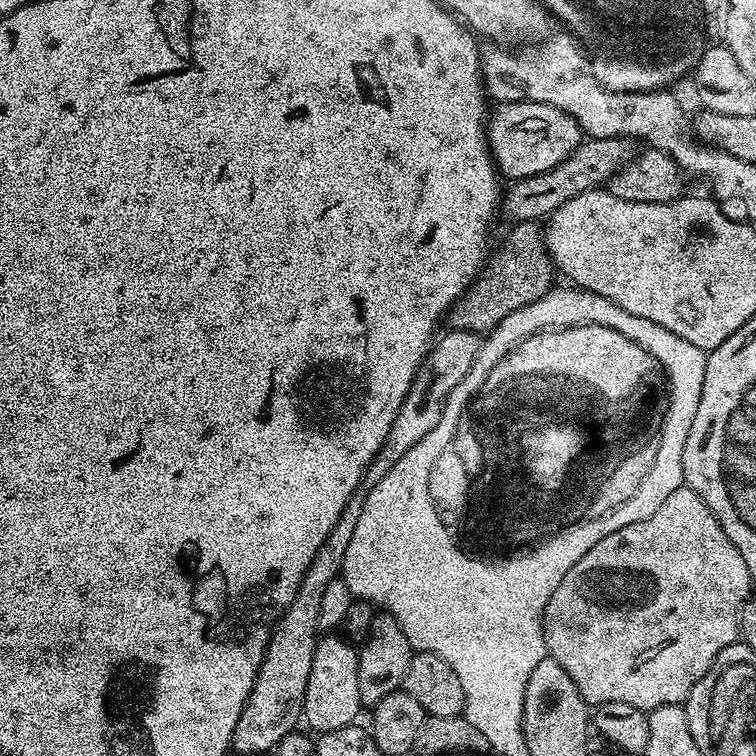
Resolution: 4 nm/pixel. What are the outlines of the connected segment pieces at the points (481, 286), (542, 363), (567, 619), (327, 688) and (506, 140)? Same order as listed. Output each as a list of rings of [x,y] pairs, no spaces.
[[[517,220],[511,227],[508,237],[501,242],[500,249],[497,252],[495,249],[487,257],[480,275],[449,310],[446,320],[452,328],[487,334],[503,320],[508,320],[514,310],[522,310],[522,306],[552,291],[554,265],[544,244],[541,225],[534,220]]]
[[[583,324],[573,328],[554,328],[536,332],[510,350],[510,354],[486,374],[483,387],[496,388],[500,380],[524,376],[524,372],[568,372],[568,376],[584,376],[588,384],[596,384],[596,388],[608,392],[608,396],[624,396],[624,392],[648,372],[649,358],[651,354],[638,346],[638,342],[626,338],[626,334],[618,334],[618,330],[610,330],[610,326]]]
[[[685,486],[674,490],[674,494],[670,494],[670,498],[666,498],[666,502],[658,506],[658,511],[650,514],[650,518],[644,519],[643,522],[634,522],[631,526],[622,526],[622,530],[614,530],[614,534],[602,538],[598,546],[590,546],[590,551],[582,554],[582,559],[574,562],[570,570],[566,570],[566,578],[558,582],[558,590],[554,590],[554,594],[550,594],[550,602],[546,602],[544,646],[547,655],[557,660],[562,670],[566,670],[570,678],[574,678],[578,694],[582,694],[582,698],[590,706],[606,702],[627,702],[629,706],[651,710],[667,704],[683,705],[690,690],[694,690],[694,686],[703,678],[706,670],[714,666],[714,658],[718,658],[718,654],[722,654],[726,646],[737,643],[740,635],[740,611],[749,603],[751,596],[748,595],[751,594],[752,588],[754,582],[750,578],[750,570],[742,559],[742,554],[738,554],[738,546],[734,546],[734,542],[726,538],[726,530],[722,530],[710,506],[706,506],[706,502],[702,502],[702,498],[698,498],[698,494],[694,494],[692,488]]]
[[[324,634],[317,639],[314,662],[310,662],[310,678],[306,682],[303,719],[313,733],[338,730],[353,723],[362,711],[358,694],[358,662],[360,657],[355,647],[343,635]]]
[[[510,100],[497,103],[486,120],[488,151],[501,177],[509,181],[525,180],[560,164],[582,142],[580,128],[562,110],[542,102]]]

